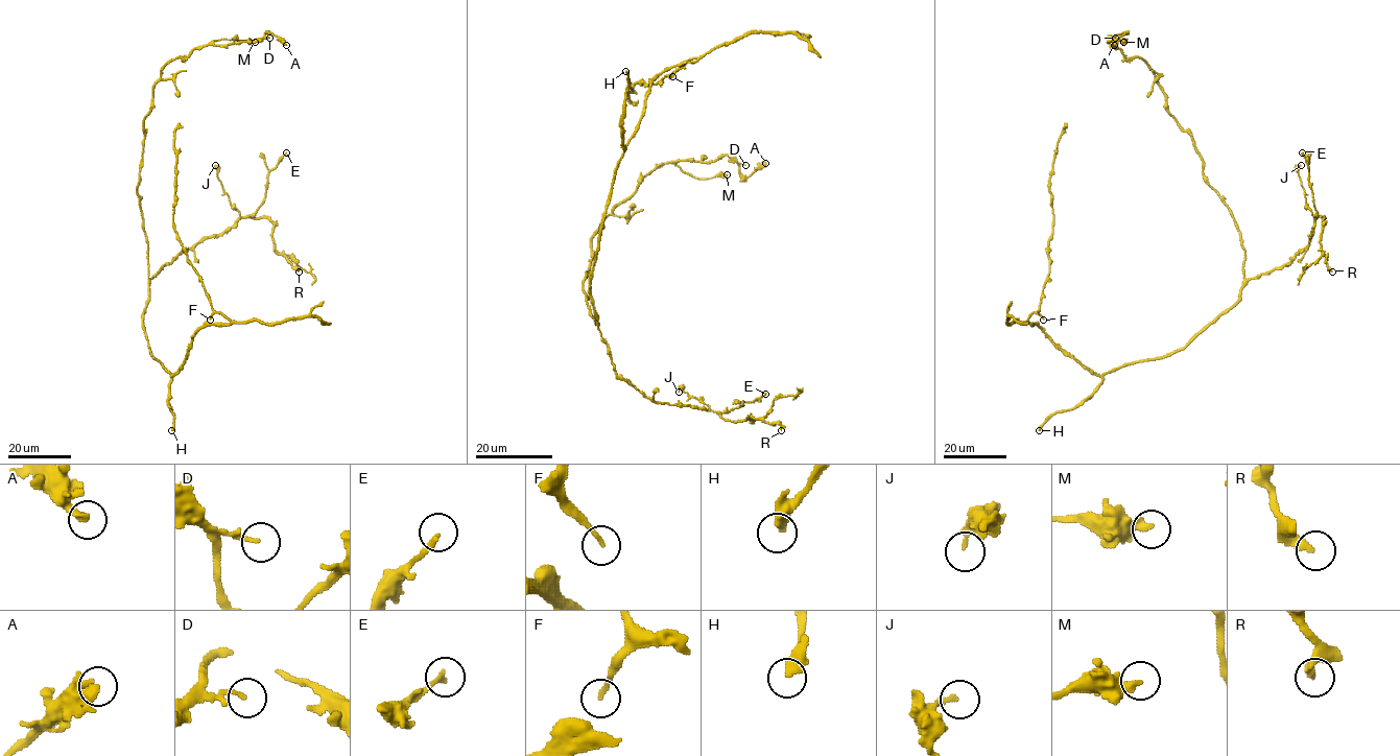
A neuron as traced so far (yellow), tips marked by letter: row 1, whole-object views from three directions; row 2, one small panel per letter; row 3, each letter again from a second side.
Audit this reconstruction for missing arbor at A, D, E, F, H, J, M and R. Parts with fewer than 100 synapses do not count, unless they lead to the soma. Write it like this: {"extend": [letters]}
{"extend": []}

